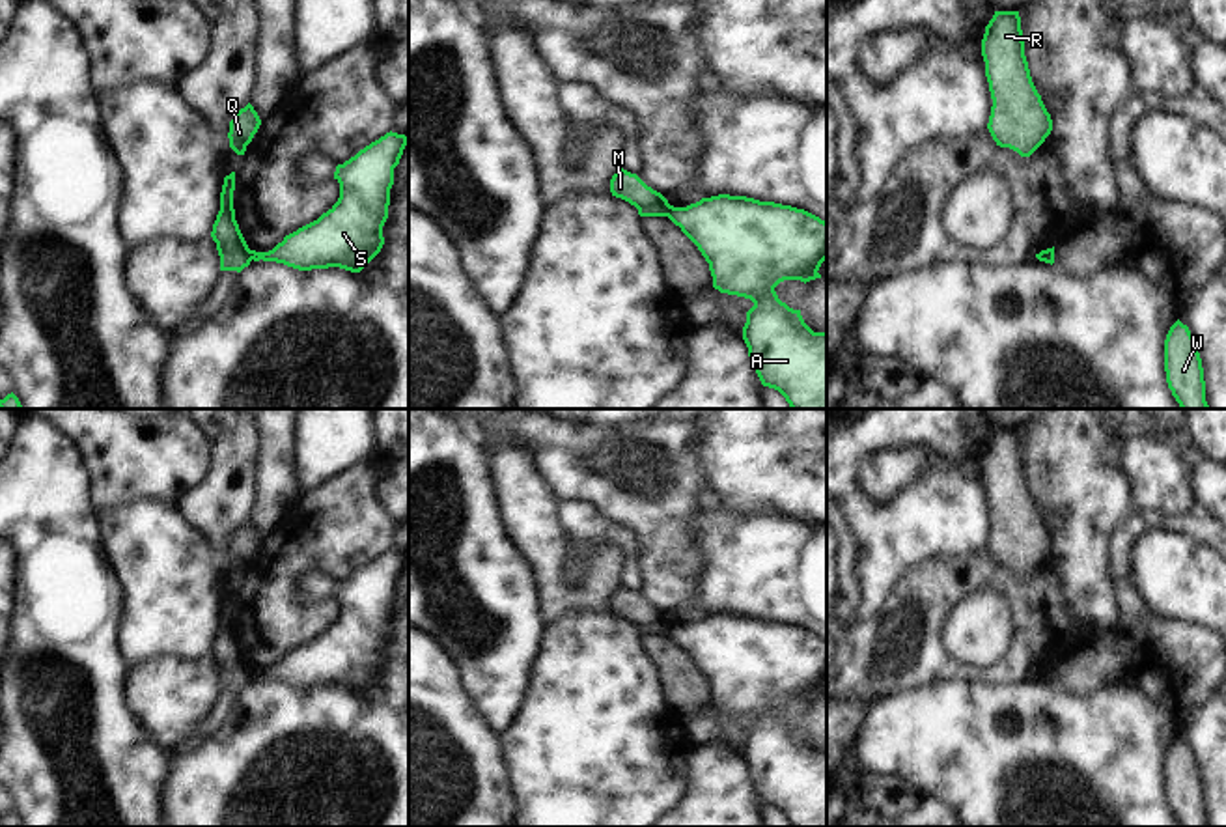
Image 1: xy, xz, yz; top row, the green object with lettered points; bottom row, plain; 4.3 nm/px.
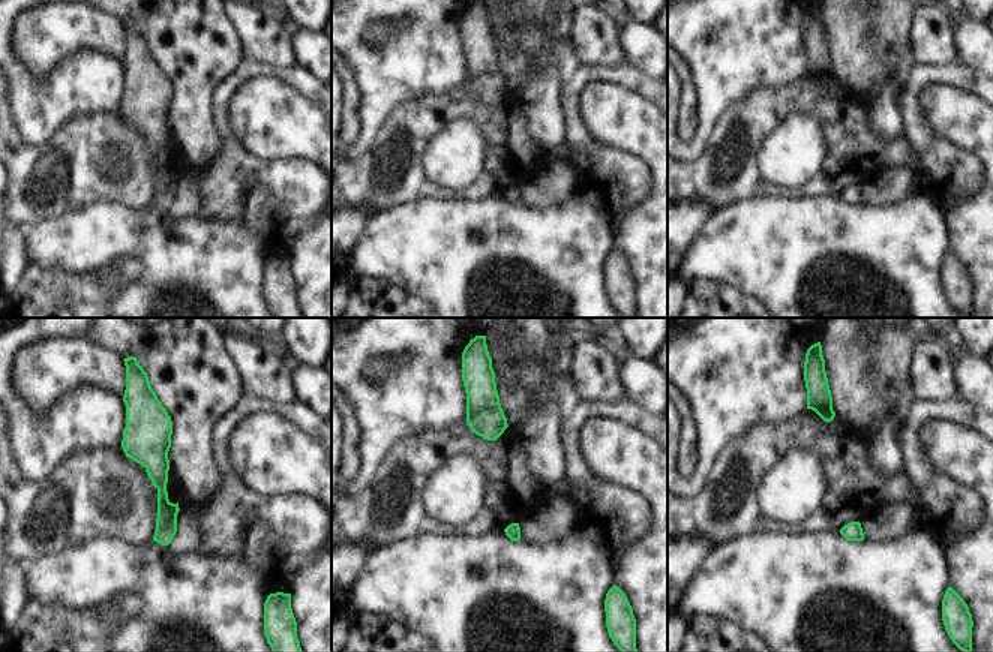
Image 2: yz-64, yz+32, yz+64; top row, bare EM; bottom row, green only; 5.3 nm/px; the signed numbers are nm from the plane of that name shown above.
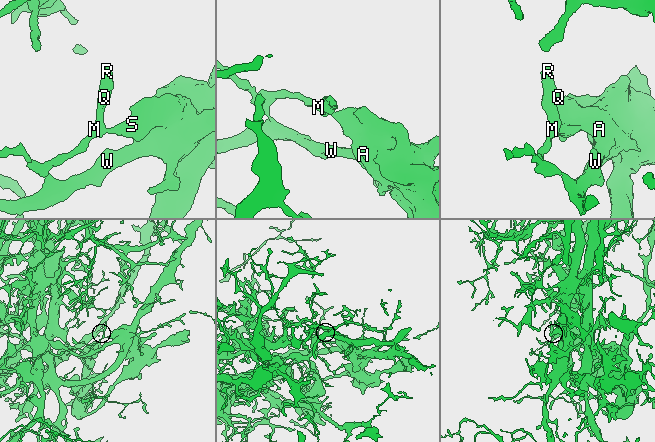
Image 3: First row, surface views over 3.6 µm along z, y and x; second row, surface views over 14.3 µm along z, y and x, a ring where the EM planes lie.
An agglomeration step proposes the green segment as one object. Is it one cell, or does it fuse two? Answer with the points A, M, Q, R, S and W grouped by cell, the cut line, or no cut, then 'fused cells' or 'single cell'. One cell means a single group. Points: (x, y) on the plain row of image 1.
A S / M Q R W; cut in xz along (670, 624), (667, 633); fused cells

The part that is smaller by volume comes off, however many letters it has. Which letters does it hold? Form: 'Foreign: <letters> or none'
Foreign: A, S

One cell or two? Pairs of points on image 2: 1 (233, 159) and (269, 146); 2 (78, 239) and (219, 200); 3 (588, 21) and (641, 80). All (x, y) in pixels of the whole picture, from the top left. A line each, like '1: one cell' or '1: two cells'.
1: two cells
2: two cells
3: two cells

